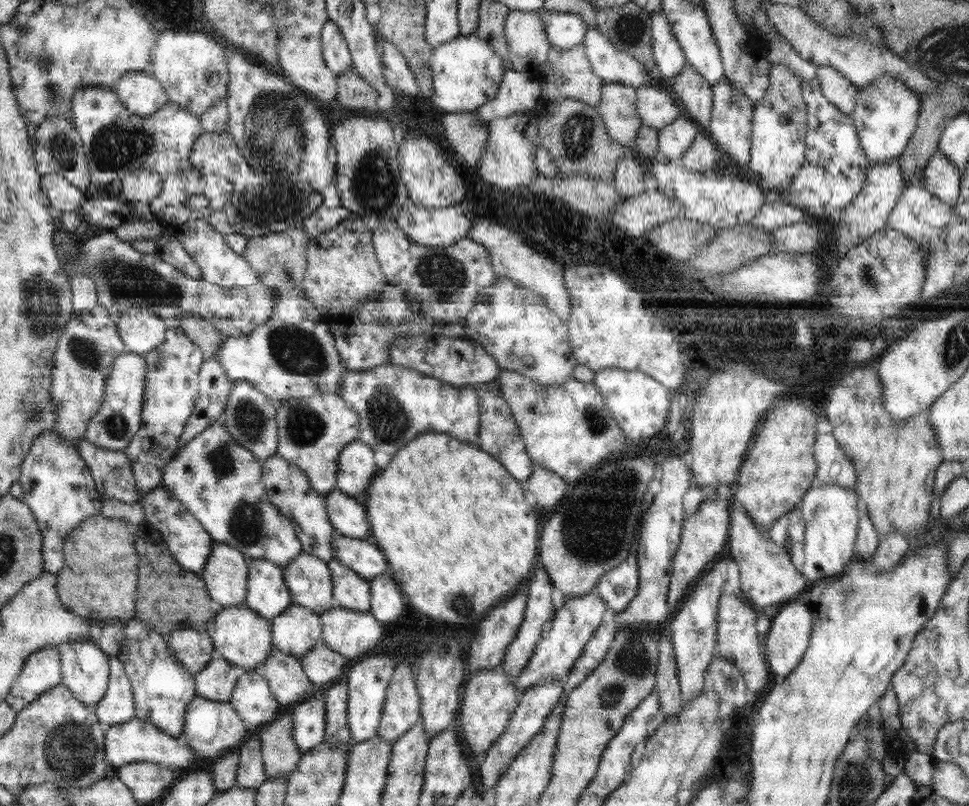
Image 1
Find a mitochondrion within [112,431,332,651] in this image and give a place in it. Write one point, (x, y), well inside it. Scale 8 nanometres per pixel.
(245, 522)

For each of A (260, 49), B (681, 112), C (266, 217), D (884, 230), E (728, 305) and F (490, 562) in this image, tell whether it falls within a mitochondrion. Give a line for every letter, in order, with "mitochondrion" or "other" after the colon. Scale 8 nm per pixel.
A: other
B: other
C: mitochondrion
D: other
E: other
F: other

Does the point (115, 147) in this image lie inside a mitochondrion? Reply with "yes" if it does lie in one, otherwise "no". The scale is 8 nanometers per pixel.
yes

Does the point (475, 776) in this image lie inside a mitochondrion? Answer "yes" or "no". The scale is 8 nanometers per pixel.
no

